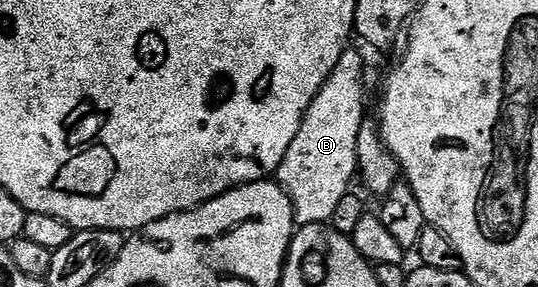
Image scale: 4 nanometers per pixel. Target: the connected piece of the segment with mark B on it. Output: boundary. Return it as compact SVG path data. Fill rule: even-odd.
M347 48L340 64L332 70L332 76L320 88L316 100L308 108L304 120L300 124L300 132L296 140L292 140L288 148L288 156L280 164L276 181L279 186L286 189L287 196L294 205L294 220L299 227L321 226L329 223L332 212L344 200L346 194L351 193L353 182L356 182L358 161L356 160L356 140L360 136L360 128L367 121L366 106L362 101L366 98L366 74L362 71L362 58L354 51Z

